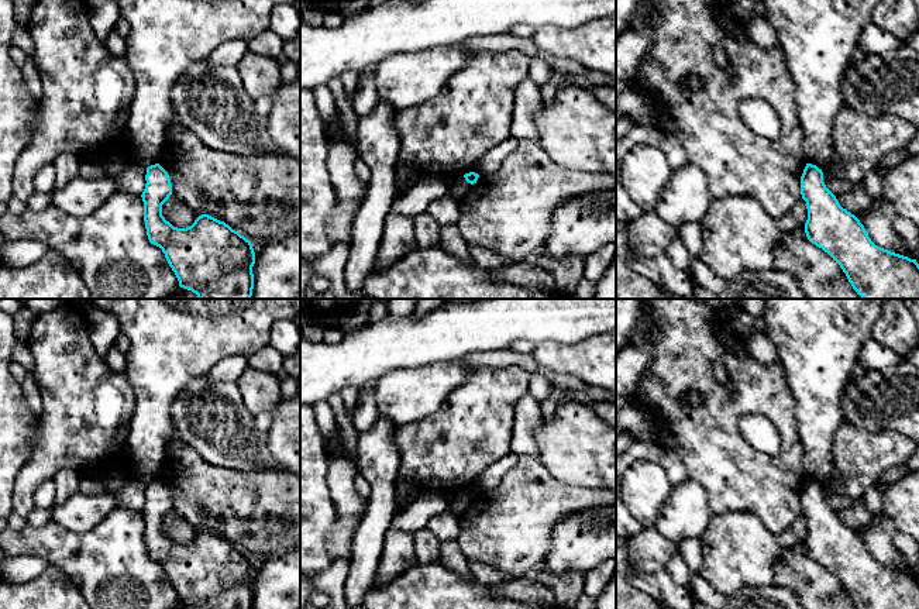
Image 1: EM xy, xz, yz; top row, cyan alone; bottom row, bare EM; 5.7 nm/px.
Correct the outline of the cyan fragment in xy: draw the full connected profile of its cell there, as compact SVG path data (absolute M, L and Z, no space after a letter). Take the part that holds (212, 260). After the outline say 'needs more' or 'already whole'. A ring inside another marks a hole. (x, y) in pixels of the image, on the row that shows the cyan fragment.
M159 165L147 168L144 202L144 221L151 244L159 247L175 272L179 286L192 290L197 299L251 299L254 289L252 266L255 252L249 240L233 230L224 221L209 214L199 216L190 227L173 227L162 216L162 204L172 195L168 172Z; already whole

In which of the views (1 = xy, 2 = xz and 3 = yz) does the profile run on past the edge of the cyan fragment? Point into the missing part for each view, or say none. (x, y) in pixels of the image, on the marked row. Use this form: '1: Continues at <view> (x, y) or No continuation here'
1: No continuation here
2: No continuation here
3: No continuation here

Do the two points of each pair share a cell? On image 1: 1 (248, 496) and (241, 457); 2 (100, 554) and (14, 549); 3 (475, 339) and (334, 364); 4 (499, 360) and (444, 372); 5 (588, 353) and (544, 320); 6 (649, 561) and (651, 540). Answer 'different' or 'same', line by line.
1: different
2: same
3: same
4: different
5: different
6: same

